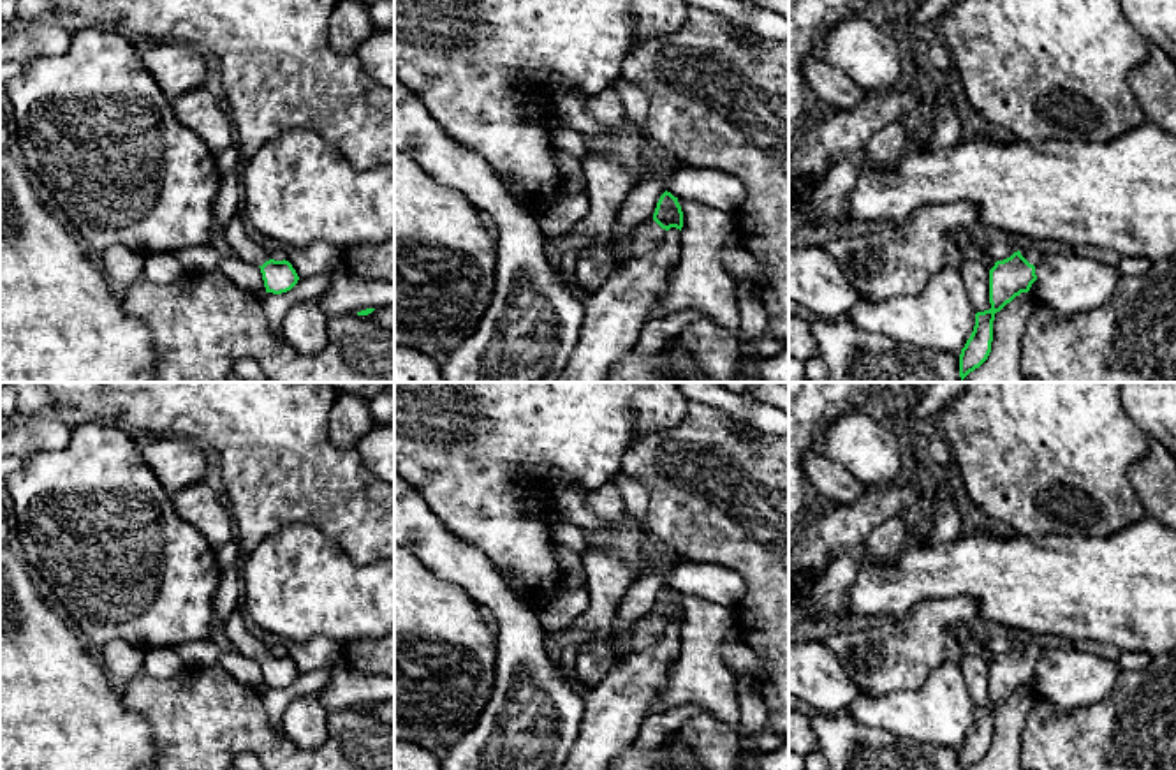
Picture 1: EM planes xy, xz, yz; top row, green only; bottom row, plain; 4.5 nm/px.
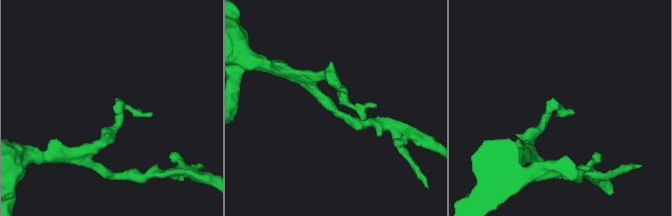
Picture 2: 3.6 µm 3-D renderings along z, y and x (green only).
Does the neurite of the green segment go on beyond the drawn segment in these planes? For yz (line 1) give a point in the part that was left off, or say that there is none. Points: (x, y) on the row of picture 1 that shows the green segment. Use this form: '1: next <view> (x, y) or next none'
1: next yz (1034, 256)

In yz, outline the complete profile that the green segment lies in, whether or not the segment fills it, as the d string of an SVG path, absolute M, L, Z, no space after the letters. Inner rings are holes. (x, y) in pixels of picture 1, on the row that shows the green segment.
M1026 248L1014 252L1003 261L996 261L989 270L989 303L991 308L975 314L975 326L959 354L961 381L979 368L991 352L993 321L1000 312L1021 292L1028 292L1037 280L1035 266L1047 255L1040 248Z

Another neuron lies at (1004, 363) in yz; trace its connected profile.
M1021 292L995 314L991 352L961 382L1026 382L1021 372L1021 338L1035 303L1035 294Z

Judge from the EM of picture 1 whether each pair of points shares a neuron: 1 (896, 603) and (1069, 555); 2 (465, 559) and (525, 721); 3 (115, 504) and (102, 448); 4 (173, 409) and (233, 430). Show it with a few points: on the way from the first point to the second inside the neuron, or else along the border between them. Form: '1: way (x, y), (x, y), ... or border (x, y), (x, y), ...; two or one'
1: way (939, 571), (1027, 570); one
2: way (497, 599), (518, 626), (525, 681); one
3: way (102, 490), (102, 462); one
4: way (187, 409), (212, 409), (219, 416); one

